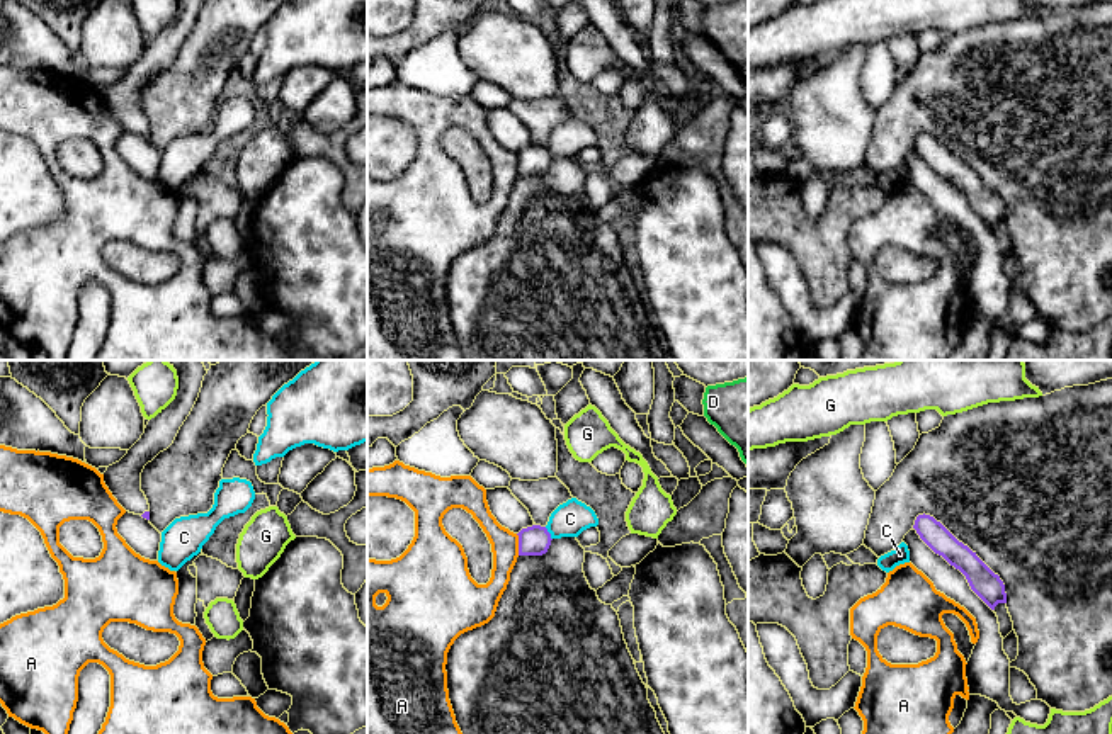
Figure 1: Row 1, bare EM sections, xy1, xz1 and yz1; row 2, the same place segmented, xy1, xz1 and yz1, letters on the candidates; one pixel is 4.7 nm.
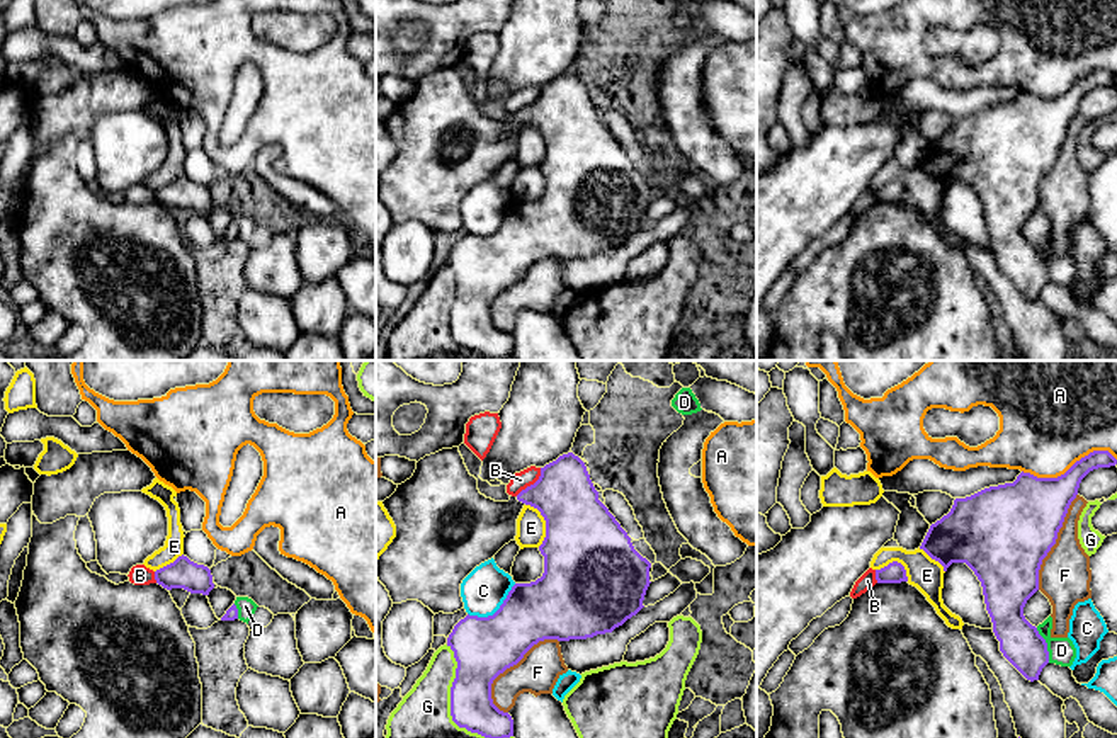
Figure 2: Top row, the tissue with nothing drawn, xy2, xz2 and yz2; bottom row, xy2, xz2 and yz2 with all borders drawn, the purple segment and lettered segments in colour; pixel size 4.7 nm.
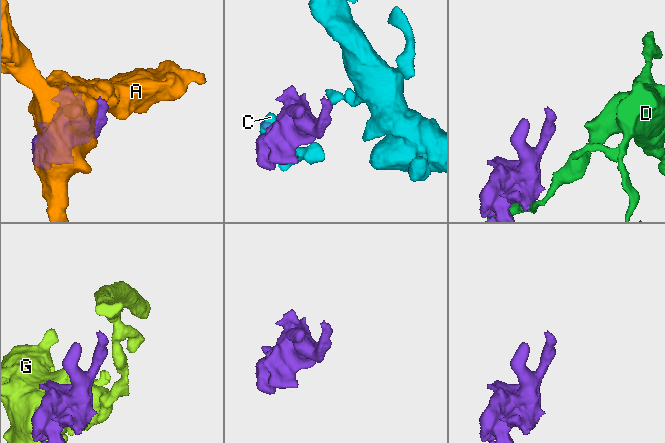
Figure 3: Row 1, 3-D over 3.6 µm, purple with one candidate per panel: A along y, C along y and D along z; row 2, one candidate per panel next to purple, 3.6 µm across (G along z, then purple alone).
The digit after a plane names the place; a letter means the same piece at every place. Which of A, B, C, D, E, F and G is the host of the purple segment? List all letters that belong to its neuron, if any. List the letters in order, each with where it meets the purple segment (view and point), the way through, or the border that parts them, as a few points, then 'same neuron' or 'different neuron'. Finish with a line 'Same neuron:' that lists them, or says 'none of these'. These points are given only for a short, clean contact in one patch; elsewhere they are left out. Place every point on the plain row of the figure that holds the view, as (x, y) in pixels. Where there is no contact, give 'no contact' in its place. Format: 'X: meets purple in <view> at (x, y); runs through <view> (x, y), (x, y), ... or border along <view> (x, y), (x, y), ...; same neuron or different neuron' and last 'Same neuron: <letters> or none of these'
A: meets purple in yz2 at (1070, 87); different neuron
B: meets purple in xz2 at (531, 104); border along xz2 (541, 87), (541, 94), (515, 114); different neuron
C: meets purple in xz2 at (497, 230); different neuron
D: meets purple in yz2 at (1046, 264); different neuron
E: meets purple in xz2 at (546, 141); different neuron
F: meets purple in xz2 at (510, 284); different neuron
G: meets purple in xz2 at (451, 332); different neuron
Same neuron: none of these

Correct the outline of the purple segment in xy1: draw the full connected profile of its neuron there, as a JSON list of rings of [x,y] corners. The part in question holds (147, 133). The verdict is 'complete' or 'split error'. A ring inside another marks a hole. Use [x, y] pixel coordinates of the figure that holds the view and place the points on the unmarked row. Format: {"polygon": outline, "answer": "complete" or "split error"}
{"polygon": [[[179,0],[175,19],[148,41],[141,58],[104,92],[105,105],[126,131],[150,139],[150,124],[141,110],[141,92],[148,82],[173,63],[201,7],[202,0]]], "answer": "split error"}

